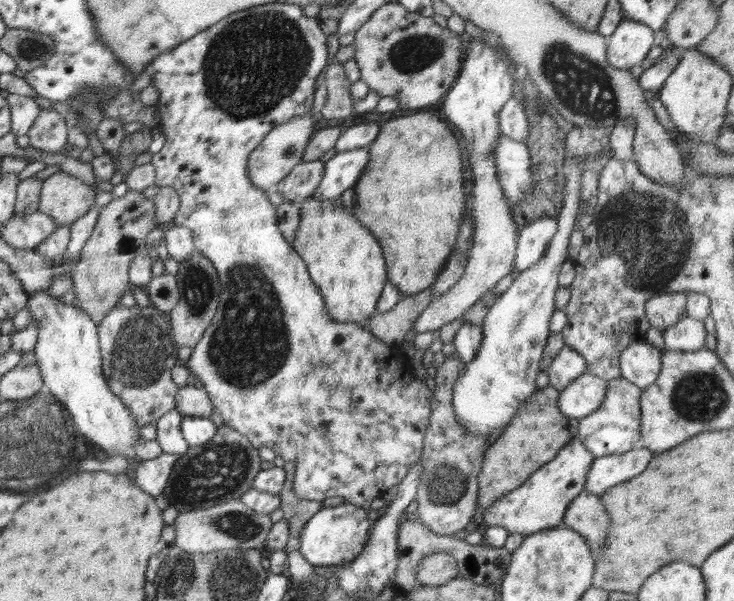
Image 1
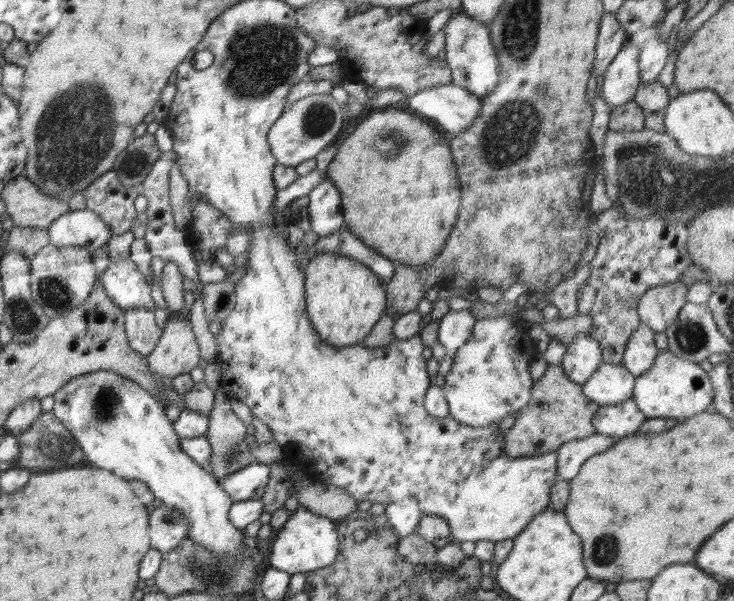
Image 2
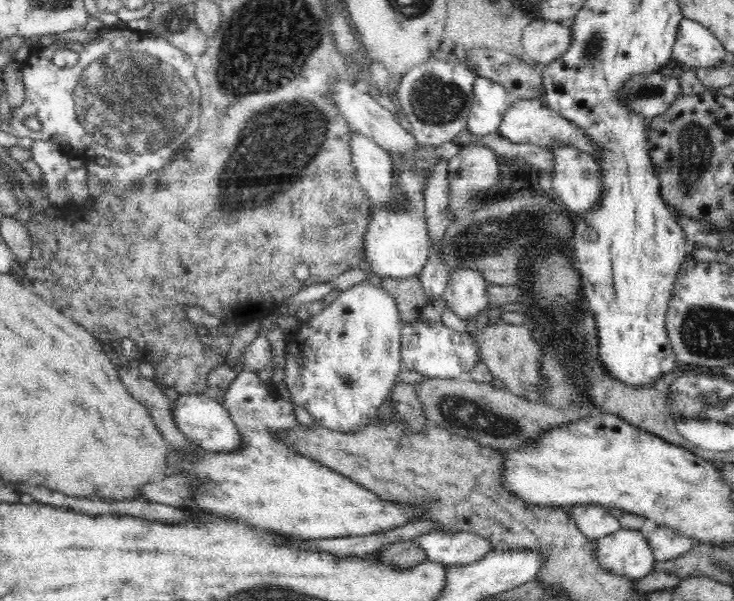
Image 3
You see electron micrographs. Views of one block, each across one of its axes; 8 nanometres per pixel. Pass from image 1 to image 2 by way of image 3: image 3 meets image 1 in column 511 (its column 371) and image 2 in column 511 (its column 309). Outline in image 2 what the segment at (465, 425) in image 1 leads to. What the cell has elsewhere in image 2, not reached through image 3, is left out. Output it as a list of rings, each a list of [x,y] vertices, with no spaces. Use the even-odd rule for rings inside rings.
[[[502,316],[502,318],[487,317],[475,322],[474,329],[469,340],[455,354],[454,363],[450,371],[444,376],[444,396],[449,406],[449,416],[460,424],[467,426],[489,426],[498,424],[510,413],[518,414],[528,401],[532,393],[534,380],[530,374],[530,360],[534,354],[524,354],[523,348],[530,344],[528,331],[522,330],[515,318]]]

